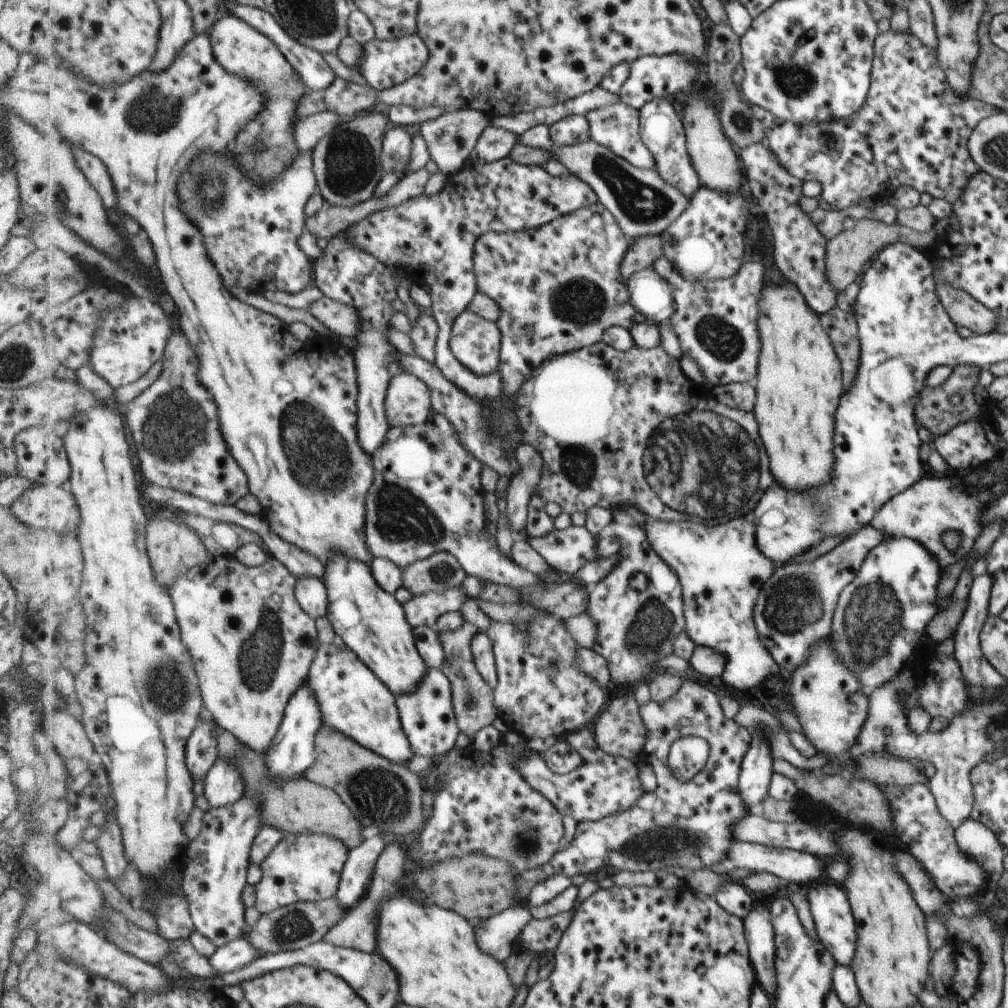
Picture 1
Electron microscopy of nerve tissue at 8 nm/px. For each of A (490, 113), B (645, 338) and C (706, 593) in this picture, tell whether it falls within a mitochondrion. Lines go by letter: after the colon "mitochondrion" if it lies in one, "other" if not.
A: other
B: other
C: other

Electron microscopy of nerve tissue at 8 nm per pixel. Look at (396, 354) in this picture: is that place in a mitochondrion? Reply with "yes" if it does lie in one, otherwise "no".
no

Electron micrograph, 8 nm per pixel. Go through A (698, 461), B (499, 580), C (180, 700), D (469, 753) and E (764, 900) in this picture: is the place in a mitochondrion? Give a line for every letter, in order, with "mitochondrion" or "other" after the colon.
A: mitochondrion
B: other
C: mitochondrion
D: other
E: other

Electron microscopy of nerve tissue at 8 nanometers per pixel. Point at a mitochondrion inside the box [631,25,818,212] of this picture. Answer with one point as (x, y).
(792, 83)

